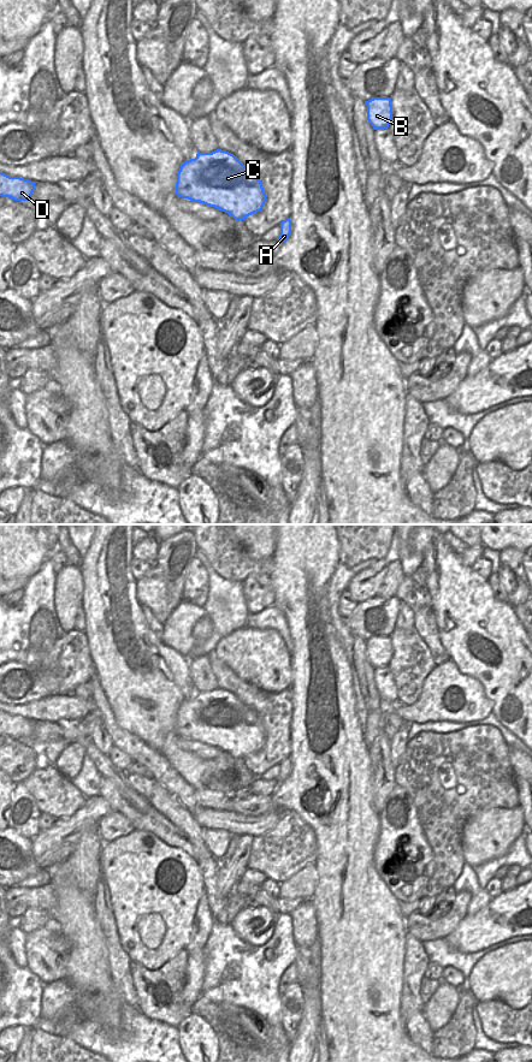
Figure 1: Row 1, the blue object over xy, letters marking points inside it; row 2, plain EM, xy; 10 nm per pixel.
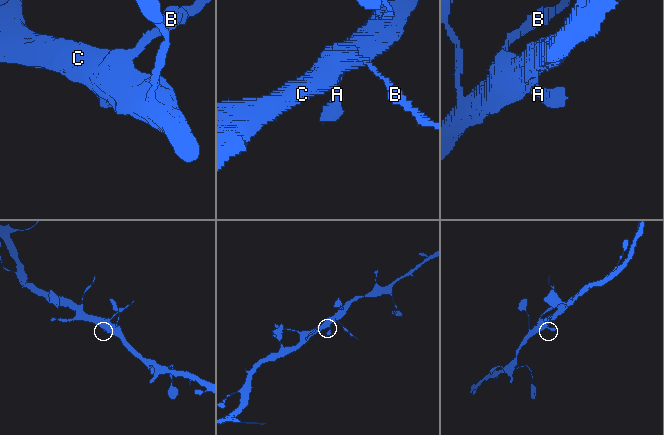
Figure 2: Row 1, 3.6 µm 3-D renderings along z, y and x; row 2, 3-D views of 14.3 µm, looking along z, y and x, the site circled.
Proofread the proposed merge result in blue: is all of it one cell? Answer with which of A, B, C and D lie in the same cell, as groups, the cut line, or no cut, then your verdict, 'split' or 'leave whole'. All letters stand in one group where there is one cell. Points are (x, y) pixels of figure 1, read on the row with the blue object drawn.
A B C D | no cut | leave whole

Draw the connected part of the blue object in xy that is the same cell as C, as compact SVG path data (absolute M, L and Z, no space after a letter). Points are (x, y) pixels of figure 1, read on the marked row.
M221 149L197 152L195 159L185 161L177 173L176 195L214 207L235 220L260 212L266 202L255 171Z

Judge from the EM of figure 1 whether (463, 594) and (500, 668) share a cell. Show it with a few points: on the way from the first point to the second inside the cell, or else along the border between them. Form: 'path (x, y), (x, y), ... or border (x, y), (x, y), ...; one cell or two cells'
path (467, 612), (502, 650); one cell

